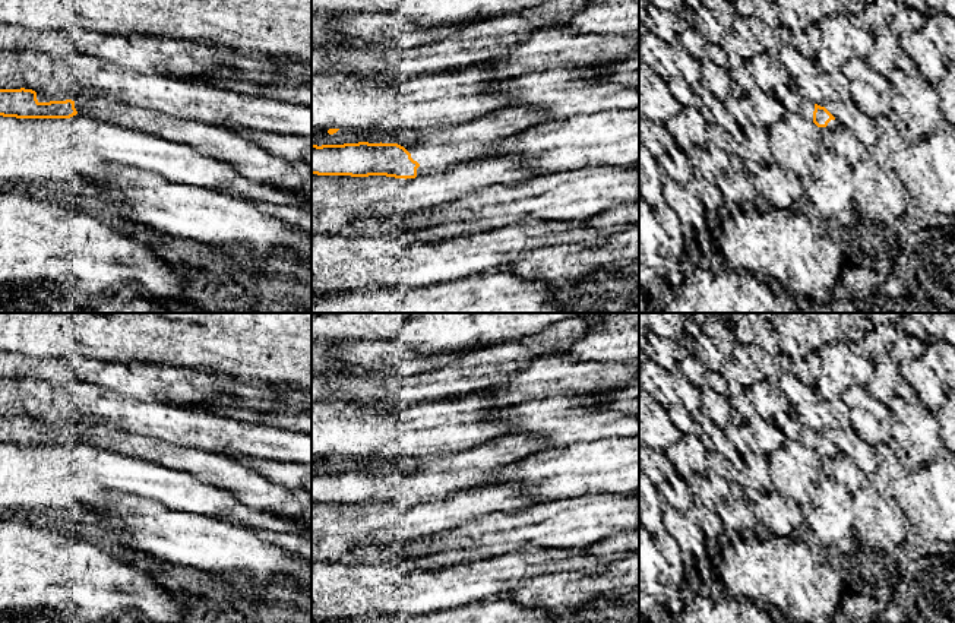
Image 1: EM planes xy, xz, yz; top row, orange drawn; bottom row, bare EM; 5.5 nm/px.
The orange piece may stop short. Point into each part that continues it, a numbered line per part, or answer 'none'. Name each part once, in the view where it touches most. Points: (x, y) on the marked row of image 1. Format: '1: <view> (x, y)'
1: xz (474, 141)

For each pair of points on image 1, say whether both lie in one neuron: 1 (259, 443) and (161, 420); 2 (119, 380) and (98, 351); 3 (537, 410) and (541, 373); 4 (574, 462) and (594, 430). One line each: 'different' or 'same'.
1: same
2: different
3: different
4: different

